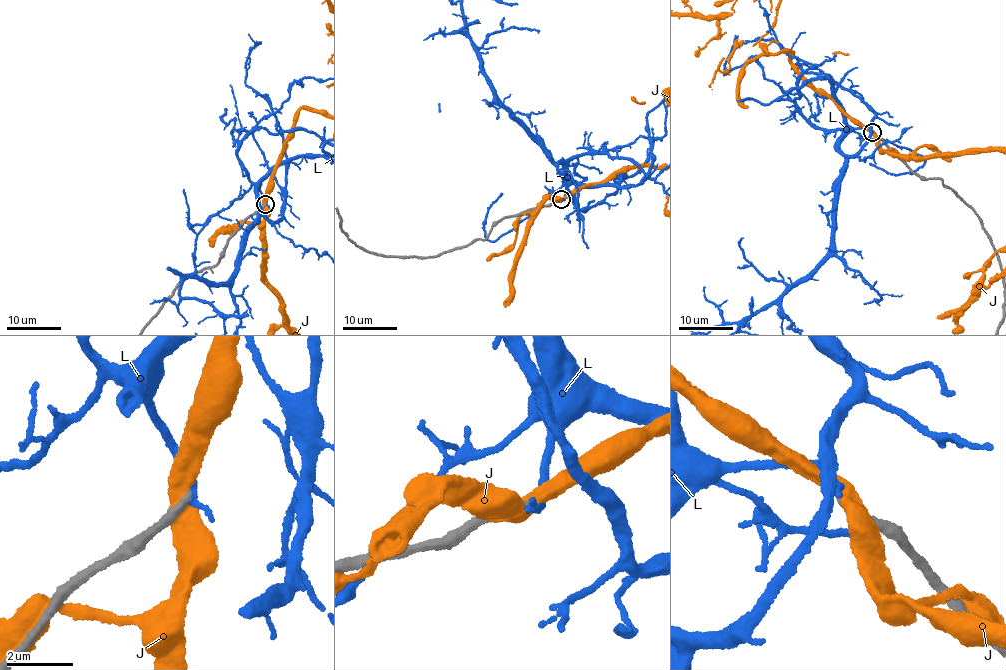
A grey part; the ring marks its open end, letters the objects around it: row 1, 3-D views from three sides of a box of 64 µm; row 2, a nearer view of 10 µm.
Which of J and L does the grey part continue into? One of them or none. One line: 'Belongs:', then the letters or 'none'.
Belongs: L

